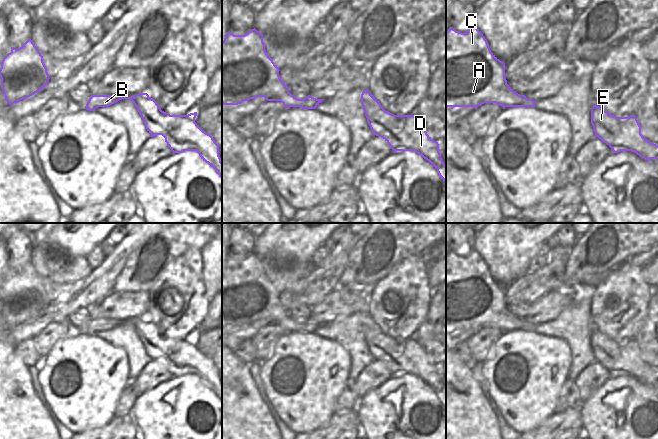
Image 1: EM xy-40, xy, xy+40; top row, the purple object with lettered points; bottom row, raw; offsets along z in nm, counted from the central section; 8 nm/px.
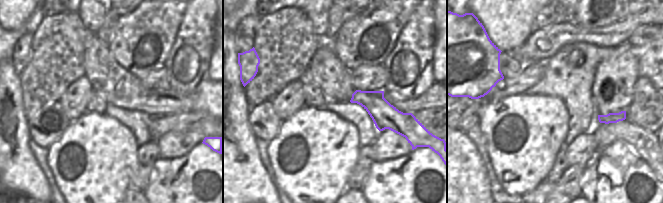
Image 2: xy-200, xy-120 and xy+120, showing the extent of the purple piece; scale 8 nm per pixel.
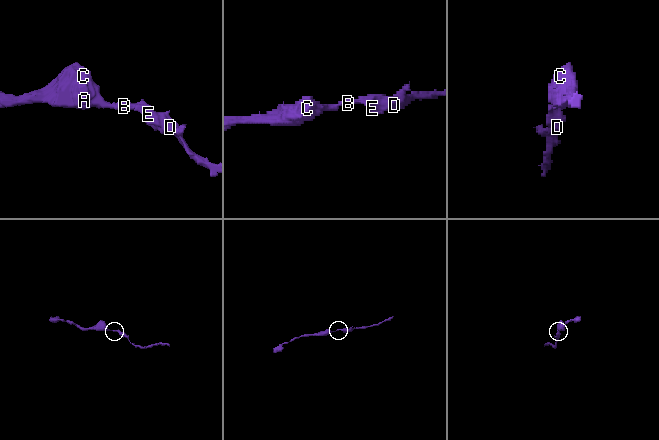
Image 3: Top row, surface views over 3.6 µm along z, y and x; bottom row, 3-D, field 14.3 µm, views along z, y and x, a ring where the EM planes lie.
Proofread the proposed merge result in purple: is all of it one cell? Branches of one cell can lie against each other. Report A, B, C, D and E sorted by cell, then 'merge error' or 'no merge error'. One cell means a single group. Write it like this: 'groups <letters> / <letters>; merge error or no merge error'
groups A B C D E; no merge error

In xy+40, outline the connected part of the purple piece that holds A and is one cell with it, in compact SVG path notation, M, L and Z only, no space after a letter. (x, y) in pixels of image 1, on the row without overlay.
M475 250L462 257L450 251L446 255L446 331L478 331L484 327L496 327L502 331L535 331L535 325L516 317L505 302L505 287L490 274L481 255Z

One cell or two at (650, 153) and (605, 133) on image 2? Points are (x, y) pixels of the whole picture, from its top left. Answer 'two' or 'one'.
one

